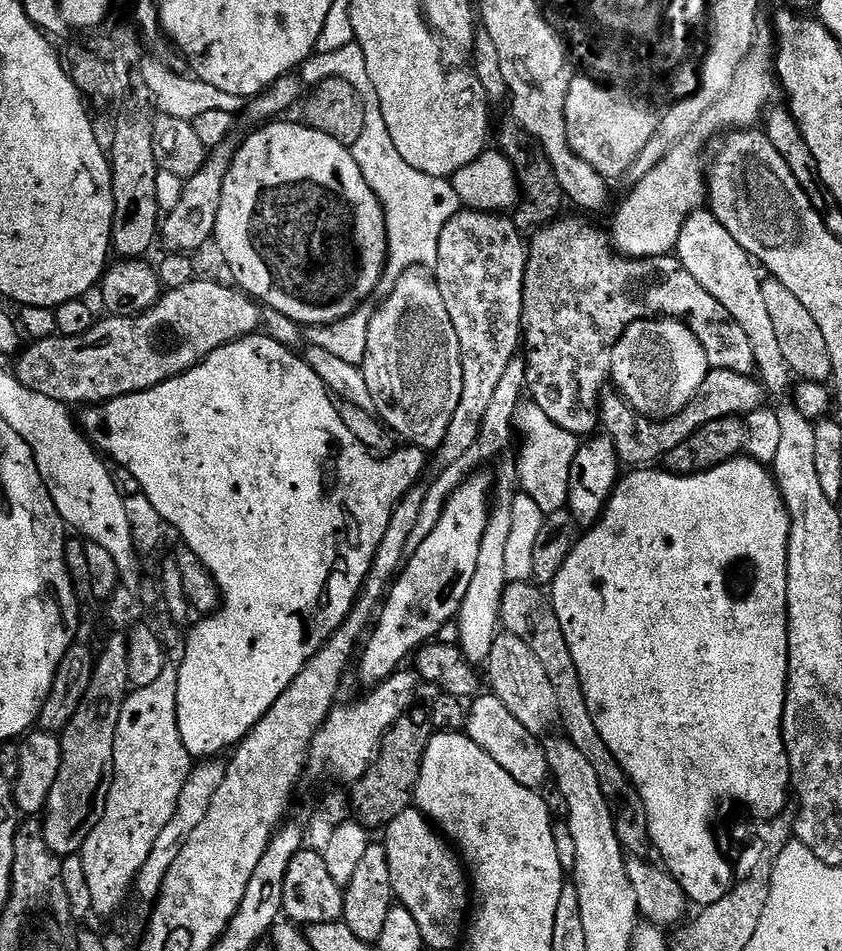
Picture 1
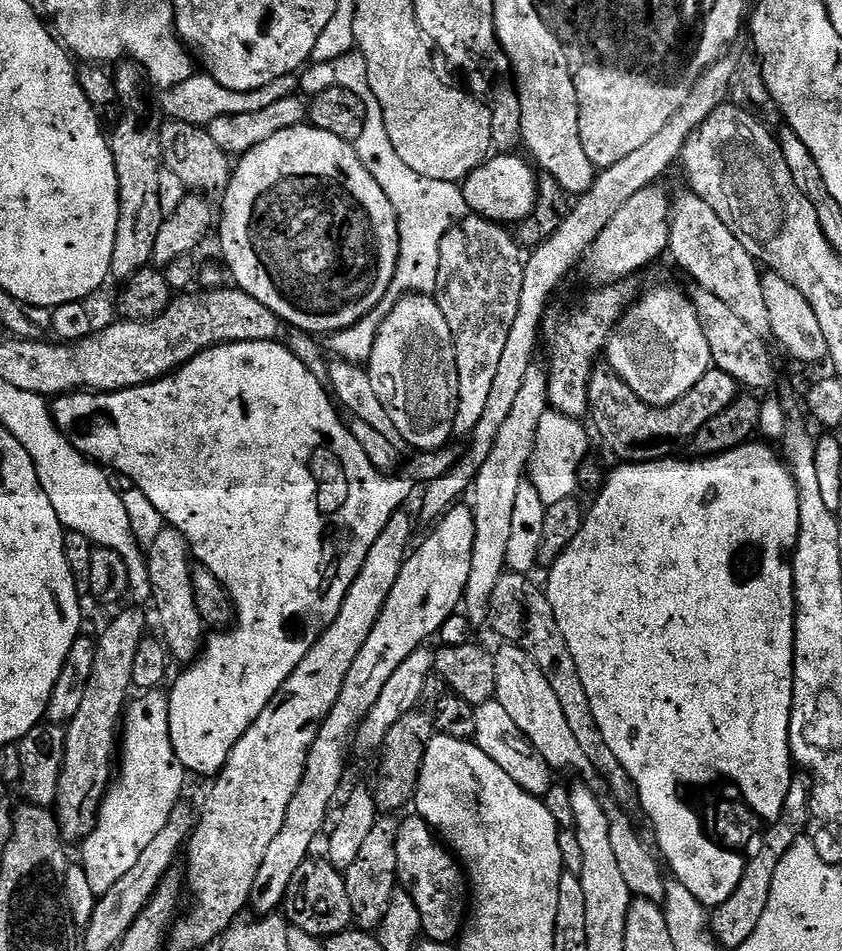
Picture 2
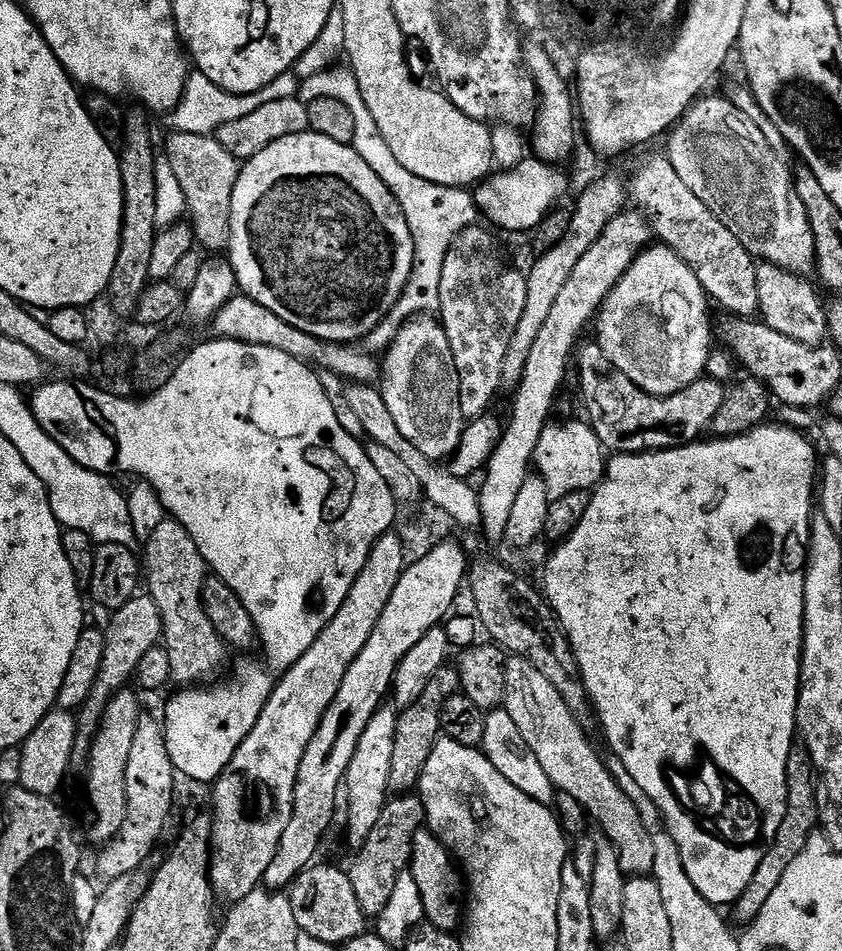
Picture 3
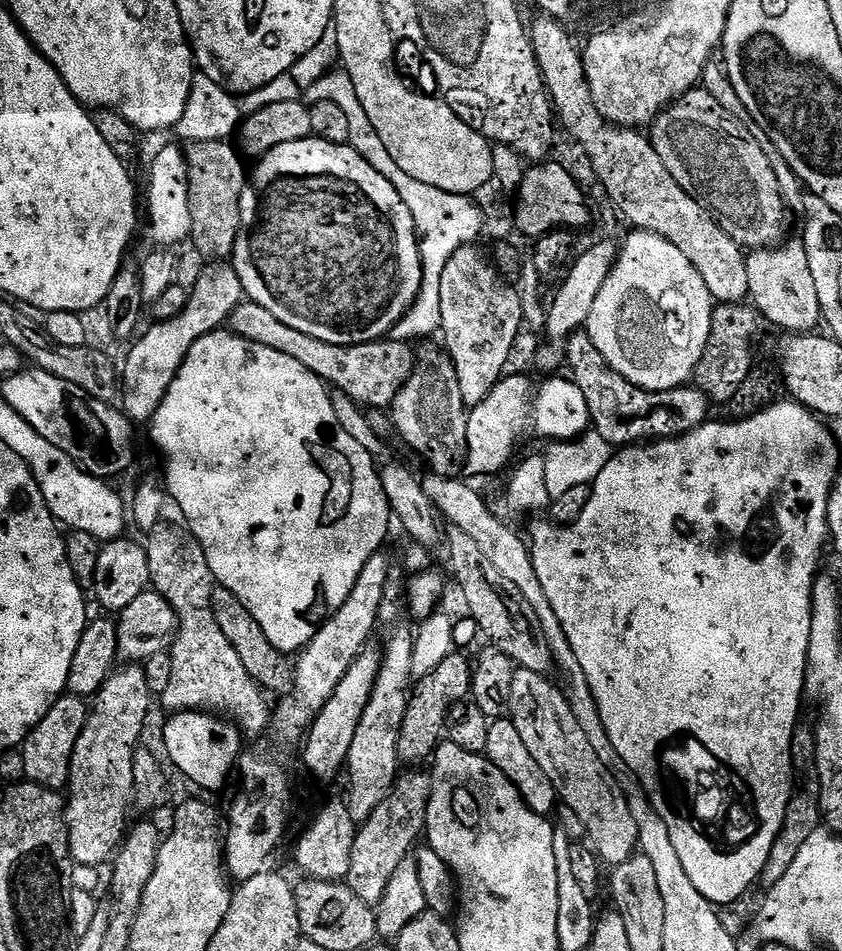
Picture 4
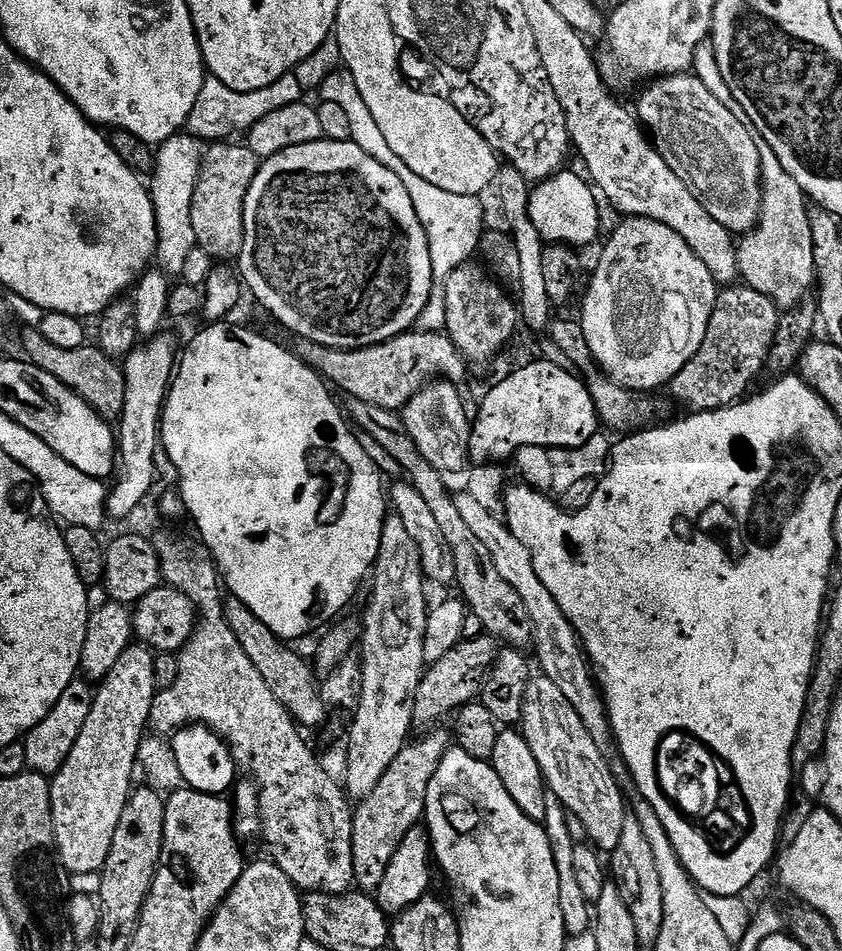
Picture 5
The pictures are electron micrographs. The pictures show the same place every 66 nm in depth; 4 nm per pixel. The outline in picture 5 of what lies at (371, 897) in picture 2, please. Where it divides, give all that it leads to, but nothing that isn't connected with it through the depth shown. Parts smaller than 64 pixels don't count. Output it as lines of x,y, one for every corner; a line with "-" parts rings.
437,726
416,739
405,744
398,758
390,762
390,770
382,774
382,782
378,782
378,786
374,786
374,790
355,807
352,820
352,849
355,887
361,893
372,894
378,886
382,886
386,866
390,866
390,860
402,846
402,840
406,838
406,834
410,834
412,828
423,821
430,778
434,778
442,758
450,747
450,732
447,727
444,729
444,726

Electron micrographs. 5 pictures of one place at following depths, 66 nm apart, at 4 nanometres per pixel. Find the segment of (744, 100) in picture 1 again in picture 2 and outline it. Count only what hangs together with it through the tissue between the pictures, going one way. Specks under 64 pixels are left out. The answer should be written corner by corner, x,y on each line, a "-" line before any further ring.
660,186
642,189
615,214
587,252
586,265
592,275
593,285
614,284
617,280
635,277
635,272
642,271
647,264
654,263
660,255
668,252
669,238
670,196
668,200

